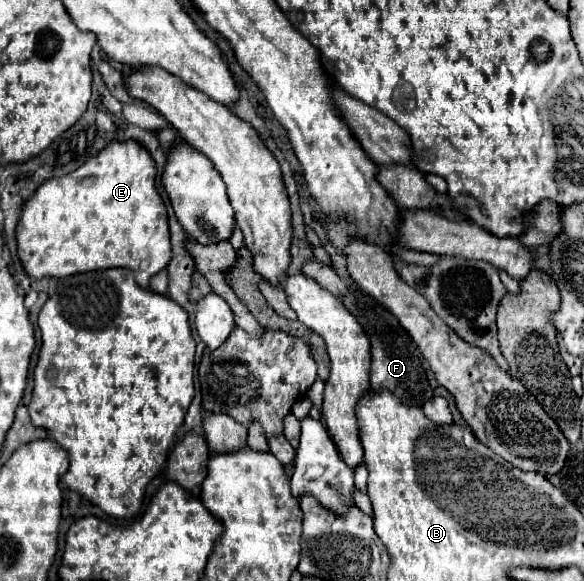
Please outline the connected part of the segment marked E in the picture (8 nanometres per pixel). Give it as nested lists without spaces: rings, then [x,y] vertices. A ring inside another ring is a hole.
[[[126,141],[110,143],[110,147],[102,149],[102,155],[96,155],[78,171],[42,183],[42,187],[34,191],[28,203],[24,203],[22,217],[16,227],[18,257],[24,271],[32,279],[44,279],[70,277],[94,269],[126,267],[134,271],[134,279],[140,287],[148,287],[150,277],[162,271],[170,261],[170,231],[166,207],[154,187],[154,177],[156,165],[150,155],[146,155],[146,151],[142,151],[136,141]]]

